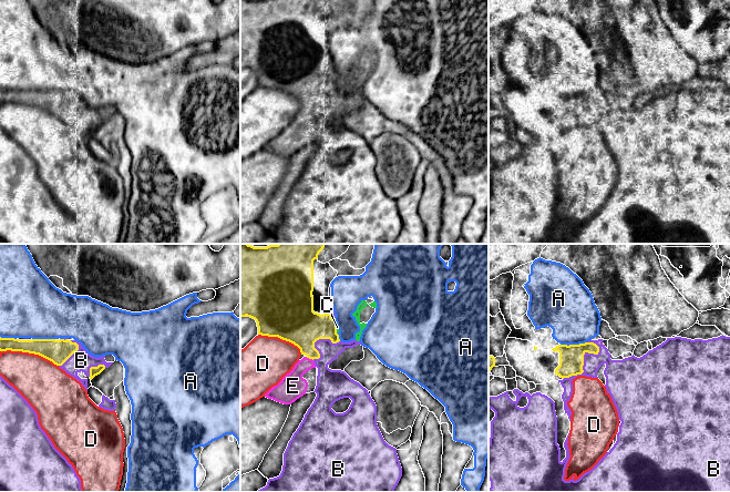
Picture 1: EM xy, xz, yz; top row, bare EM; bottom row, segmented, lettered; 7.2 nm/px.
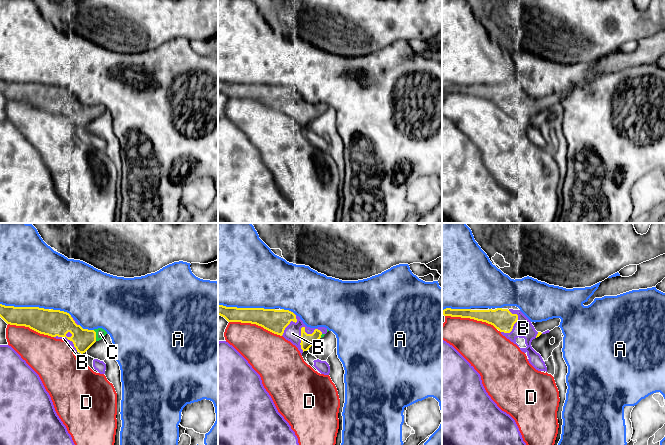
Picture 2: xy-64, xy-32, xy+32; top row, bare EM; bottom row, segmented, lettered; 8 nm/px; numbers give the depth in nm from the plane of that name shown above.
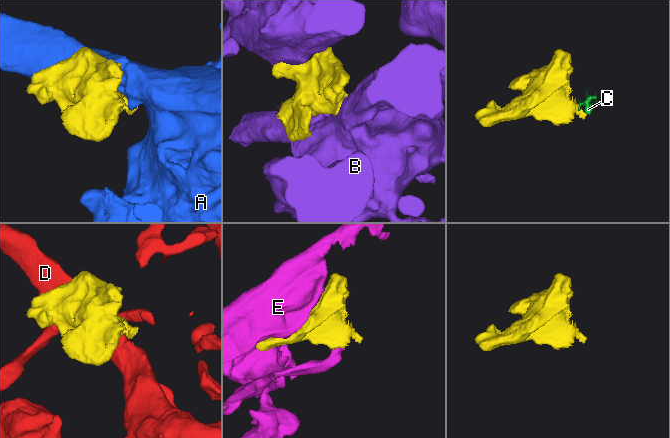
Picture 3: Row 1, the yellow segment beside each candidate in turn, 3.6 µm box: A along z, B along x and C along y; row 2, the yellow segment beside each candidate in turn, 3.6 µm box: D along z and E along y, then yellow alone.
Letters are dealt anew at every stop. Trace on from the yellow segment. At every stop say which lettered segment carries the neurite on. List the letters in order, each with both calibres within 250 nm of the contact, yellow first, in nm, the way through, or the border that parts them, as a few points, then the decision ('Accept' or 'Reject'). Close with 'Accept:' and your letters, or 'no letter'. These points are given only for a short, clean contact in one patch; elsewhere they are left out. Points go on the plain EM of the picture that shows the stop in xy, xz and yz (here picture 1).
A: Thickness 180 nm (yellow) against 380 nm. Reject
B: Thickness 180 nm (yellow) against 160 nm. Reject
C: Thickness 280 nm (yellow) against 20 nm. Accept
D: Thickness 170 nm (yellow) against 340 nm. Reject
E: Thickness 280 nm (yellow) against 190 nm. Accept
Accept: C, E

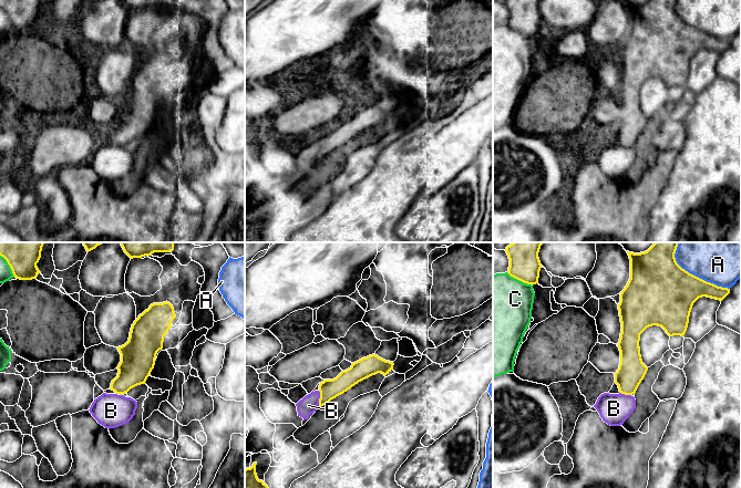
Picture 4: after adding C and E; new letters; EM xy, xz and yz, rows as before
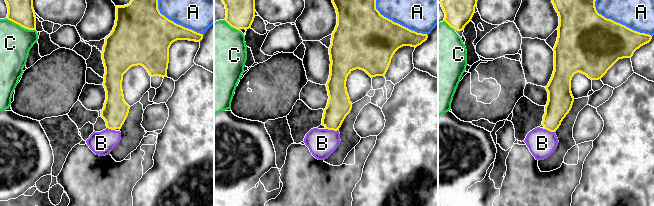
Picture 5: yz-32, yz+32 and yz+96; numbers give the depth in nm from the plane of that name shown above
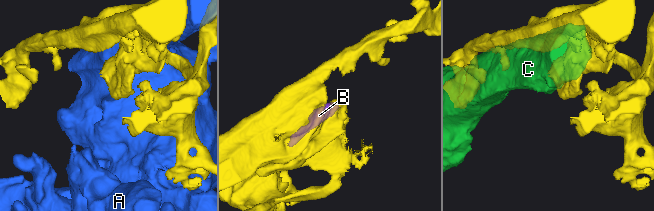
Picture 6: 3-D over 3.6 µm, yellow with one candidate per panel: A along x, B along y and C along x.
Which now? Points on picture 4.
A: Thickness 440 nm (yellow) against 280 nm. Reject
B: Thickness 140 nm (yellow) against 130 nm. Reject
C: Thickness 220 nm (yellow) against 480 nm. Reject
Accept: no letter

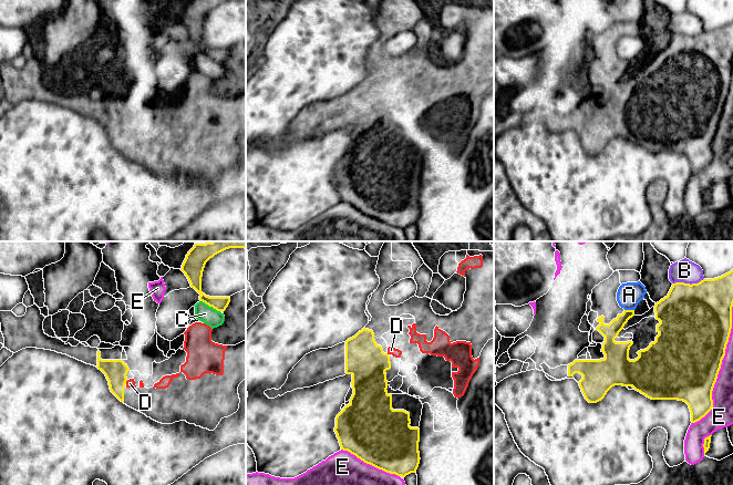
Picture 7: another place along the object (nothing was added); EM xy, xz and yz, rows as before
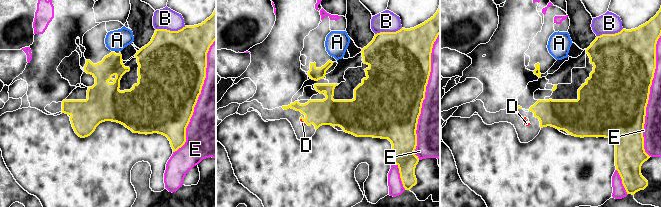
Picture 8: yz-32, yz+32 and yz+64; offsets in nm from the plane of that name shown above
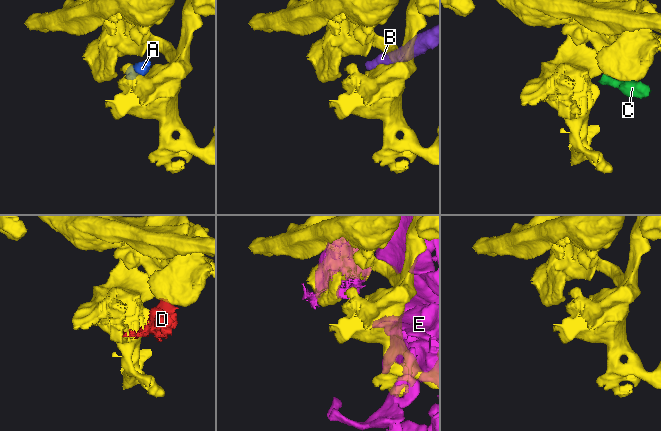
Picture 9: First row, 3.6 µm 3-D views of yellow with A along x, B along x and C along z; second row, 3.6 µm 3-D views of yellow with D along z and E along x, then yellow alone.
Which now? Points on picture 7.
A: Thickness 140 nm (yellow) against 180 nm. Reject
B: Thickness 480 nm (yellow) against 160 nm. Reject
C: Thickness 110 nm (yellow) against 130 nm. Reject
D: Thickness 160 nm (yellow) against 60 nm. Accept
E: Thickness 500 nm (yellow) against 160 nm. Reject
Accept: D

